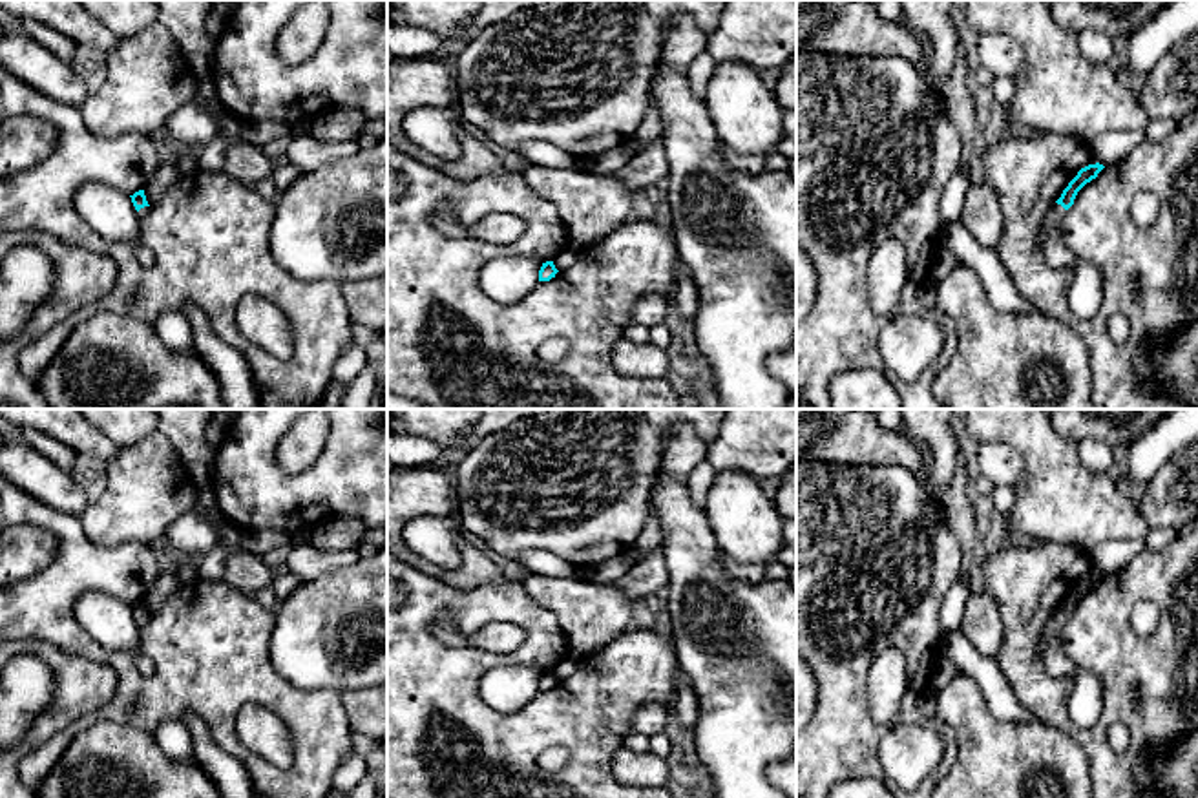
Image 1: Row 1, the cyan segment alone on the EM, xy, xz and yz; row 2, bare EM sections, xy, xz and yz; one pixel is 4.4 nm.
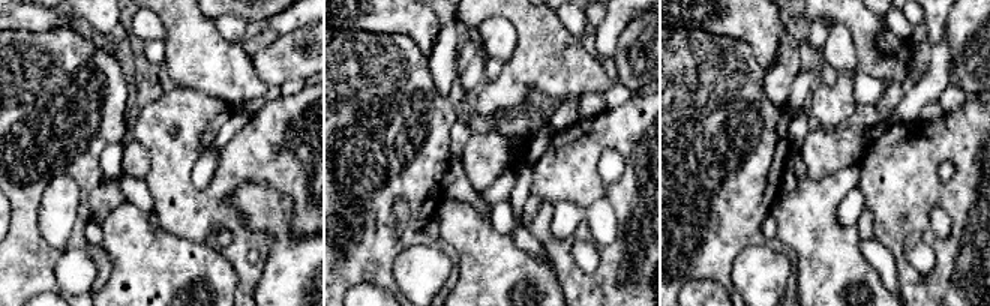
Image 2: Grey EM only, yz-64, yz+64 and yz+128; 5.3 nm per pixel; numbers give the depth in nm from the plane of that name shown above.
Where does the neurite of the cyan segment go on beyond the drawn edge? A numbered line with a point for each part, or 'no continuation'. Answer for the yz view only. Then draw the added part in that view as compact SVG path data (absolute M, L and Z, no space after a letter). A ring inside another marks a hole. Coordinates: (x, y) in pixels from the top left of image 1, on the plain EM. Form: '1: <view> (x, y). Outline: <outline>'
1: yz (1056, 621). Outline: M1057 612L1048 619L1039 643L1041 654L1045 652L1046 643L1063 628L1065 623L1067 619Z

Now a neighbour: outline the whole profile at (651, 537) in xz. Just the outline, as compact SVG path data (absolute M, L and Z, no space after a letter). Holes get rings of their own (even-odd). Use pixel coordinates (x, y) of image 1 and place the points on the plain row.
M650 508L648 520L643 531L639 533L636 542L623 551L623 555L630 564L636 564L646 559L657 548L661 548L661 544L663 544L663 528L656 509Z

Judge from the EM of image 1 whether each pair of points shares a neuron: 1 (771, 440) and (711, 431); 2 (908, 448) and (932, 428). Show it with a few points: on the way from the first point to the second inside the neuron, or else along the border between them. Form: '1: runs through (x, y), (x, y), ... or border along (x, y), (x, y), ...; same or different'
1: border along (724, 428), (711, 444); different
2: border along (899, 428), (924, 450); different

